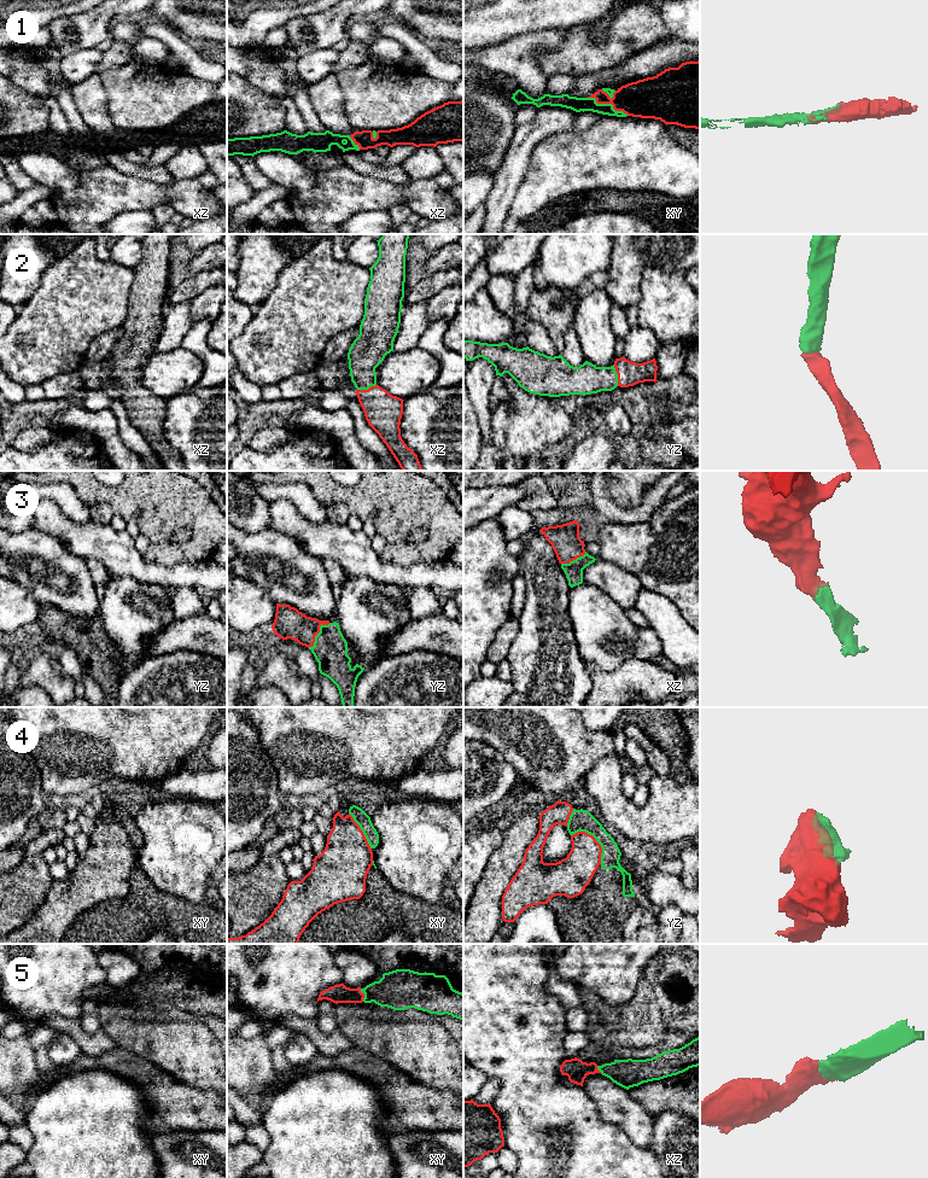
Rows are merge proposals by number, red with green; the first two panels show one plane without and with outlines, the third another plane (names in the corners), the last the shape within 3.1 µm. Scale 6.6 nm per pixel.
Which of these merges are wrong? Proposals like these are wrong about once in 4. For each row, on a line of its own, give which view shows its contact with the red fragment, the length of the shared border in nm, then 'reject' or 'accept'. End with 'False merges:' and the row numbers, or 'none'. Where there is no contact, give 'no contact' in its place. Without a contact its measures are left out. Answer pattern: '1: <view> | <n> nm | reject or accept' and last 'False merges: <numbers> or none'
1: xy | 300 nm | accept
2: yz | 150 nm | accept
3: yz | 220 nm | accept
4: yz | 280 nm | reject
5: xy | 90 nm | accept
False merges: 4

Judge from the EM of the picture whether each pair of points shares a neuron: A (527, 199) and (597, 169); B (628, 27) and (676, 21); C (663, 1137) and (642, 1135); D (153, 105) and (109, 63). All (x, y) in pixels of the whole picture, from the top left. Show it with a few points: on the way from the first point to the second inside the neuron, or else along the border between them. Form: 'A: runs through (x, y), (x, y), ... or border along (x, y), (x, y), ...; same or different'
A: runs through (544, 182), (558, 169), (581, 169); same
B: border along (659, 12), (664, 24), (673, 36); different
C: border along (654, 1118), (651, 1146), (648, 1148); different
D: border along (132, 59), (105, 70), (100, 75); different

